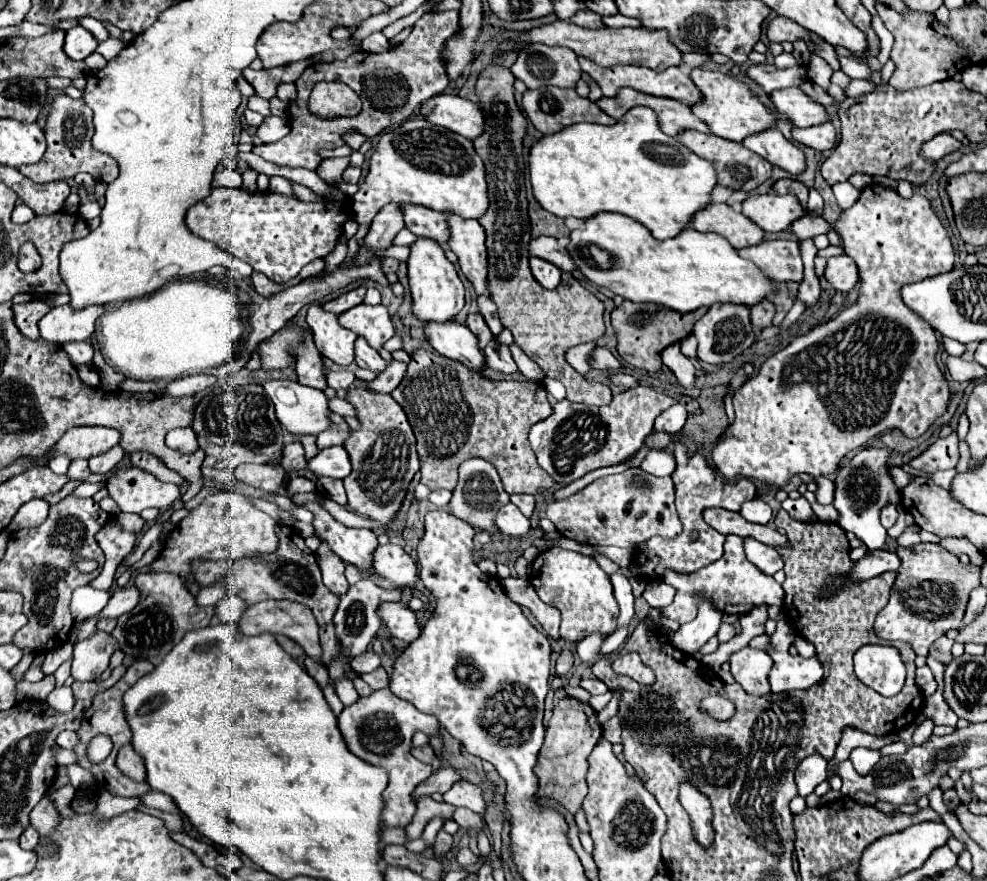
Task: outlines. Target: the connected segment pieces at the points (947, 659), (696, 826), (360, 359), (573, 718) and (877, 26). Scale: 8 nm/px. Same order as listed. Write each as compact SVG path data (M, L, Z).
M947 635L939 637L939 639L931 645L931 649L929 649L929 657L941 661L943 665L949 665L949 663L953 661L953 655L951 655L951 647L953 647L953 643L955 643L955 641L949 639Z
M689 783L681 785L679 799L681 799L681 805L685 807L685 811L689 813L691 821L693 821L693 831L695 831L697 841L703 843L703 845L711 845L713 829L711 829L711 805L709 805L709 799L703 797Z
M359 337L355 341L355 361L359 367L373 369L373 371L383 371L387 367L383 357L375 349L371 349L371 345L367 345L367 341L363 341L363 337Z
M571 697L561 699L553 707L553 717L545 731L545 743L539 751L539 759L533 769L535 775L539 777L539 797L553 797L575 815L575 811L581 807L587 795L587 781L585 781L587 757L591 755L601 735L603 735L603 729L591 705Z
M878 15L872 16L871 26L875 31L876 35L880 39L881 49L878 55L878 60L880 61L881 68L890 59L890 52L894 44L894 38L892 34L884 26L881 18Z

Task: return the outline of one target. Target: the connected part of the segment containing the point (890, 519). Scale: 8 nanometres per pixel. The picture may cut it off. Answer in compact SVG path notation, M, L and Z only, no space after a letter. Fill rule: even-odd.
M885 505L885 507L883 507L881 523L883 523L885 529L889 529L889 527L895 525L895 521L897 521L897 509L899 509L899 505Z

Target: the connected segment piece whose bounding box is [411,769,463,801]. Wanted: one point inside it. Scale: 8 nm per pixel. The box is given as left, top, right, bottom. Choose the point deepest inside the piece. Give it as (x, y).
(442, 780)

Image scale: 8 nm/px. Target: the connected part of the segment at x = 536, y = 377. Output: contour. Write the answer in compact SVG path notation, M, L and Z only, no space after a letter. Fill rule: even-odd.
M511 345L509 347L509 351L511 351L511 355L513 355L513 359L515 359L515 363L517 363L517 367L519 367L519 371L529 379L529 381L543 381L543 371L537 367L537 363L533 363L521 349L519 349L519 345Z

